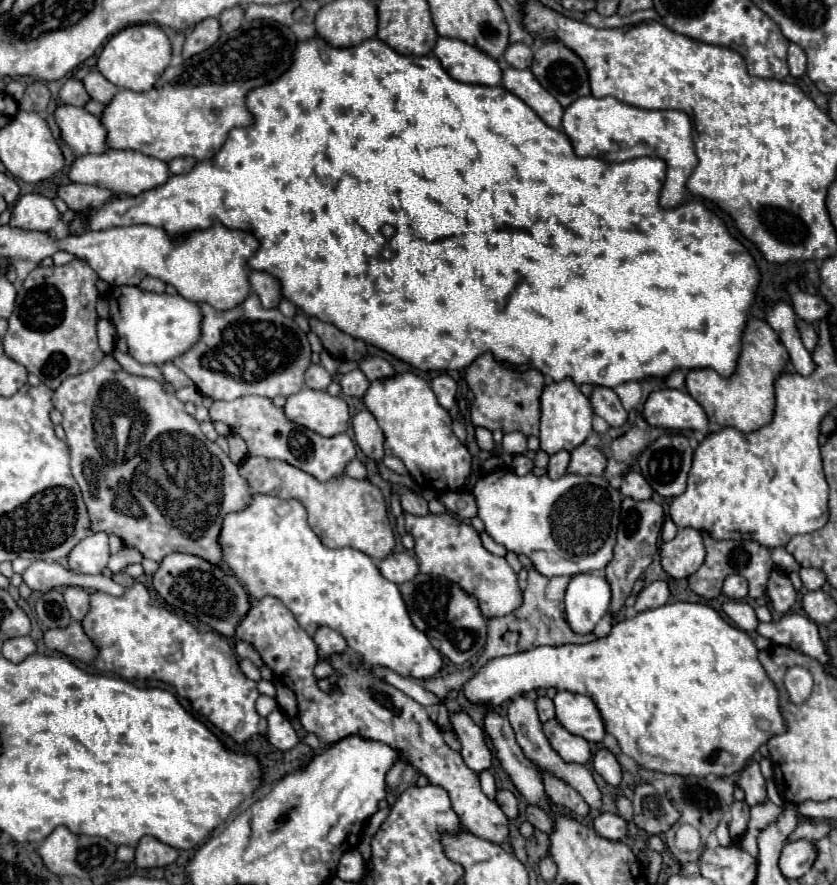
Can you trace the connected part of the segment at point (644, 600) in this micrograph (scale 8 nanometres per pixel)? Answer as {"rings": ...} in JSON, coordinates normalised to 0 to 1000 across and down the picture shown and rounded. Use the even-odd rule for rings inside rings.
{"rings":[[[783,656],[763,670],[759,688],[761,690],[775,690],[775,688],[783,688],[783,686],[790,686],[799,679],[799,675],[802,675],[802,670],[799,670],[797,659],[795,656]]]}

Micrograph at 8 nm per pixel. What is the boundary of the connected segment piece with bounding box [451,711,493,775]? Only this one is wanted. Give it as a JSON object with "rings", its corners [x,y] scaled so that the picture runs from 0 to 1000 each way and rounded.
{"rings":[[[556,803],[553,806],[541,806],[539,817],[541,817],[541,826],[546,828],[546,833],[551,837],[551,853],[556,858],[556,862],[570,876],[575,876],[579,871],[587,871],[589,853],[587,853],[584,844],[579,842],[579,833],[577,833],[575,821],[570,821]]]}

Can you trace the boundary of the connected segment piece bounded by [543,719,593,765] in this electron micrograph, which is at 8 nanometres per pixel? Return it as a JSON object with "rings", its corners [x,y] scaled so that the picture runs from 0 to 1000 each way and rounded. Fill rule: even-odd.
{"rings":[[[663,812],[654,815],[649,819],[651,833],[656,835],[658,844],[668,851],[668,855],[675,862],[694,862],[699,864],[701,860],[706,860],[706,846],[704,840],[697,833],[689,833],[685,828],[680,828],[675,821],[670,821]]]}

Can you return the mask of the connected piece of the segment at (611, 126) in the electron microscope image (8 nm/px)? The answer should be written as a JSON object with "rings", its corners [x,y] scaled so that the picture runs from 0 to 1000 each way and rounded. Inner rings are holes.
{"rings":[[[708,107],[689,112],[687,116],[682,116],[675,123],[673,130],[673,148],[682,155],[687,173],[692,177],[713,177],[728,184],[744,184],[751,180],[761,180],[761,177],[787,177],[795,180],[797,184],[797,202],[790,216],[790,232],[792,234],[809,234],[816,223],[818,223],[818,207],[823,202],[823,198],[828,195],[830,186],[833,186],[833,175],[830,175],[830,164],[828,164],[828,144],[826,144],[826,134],[821,128],[816,125],[806,125],[806,123],[797,123],[797,125],[773,125],[773,123],[763,123],[749,116],[737,114],[735,110],[720,110],[713,112]]]}

